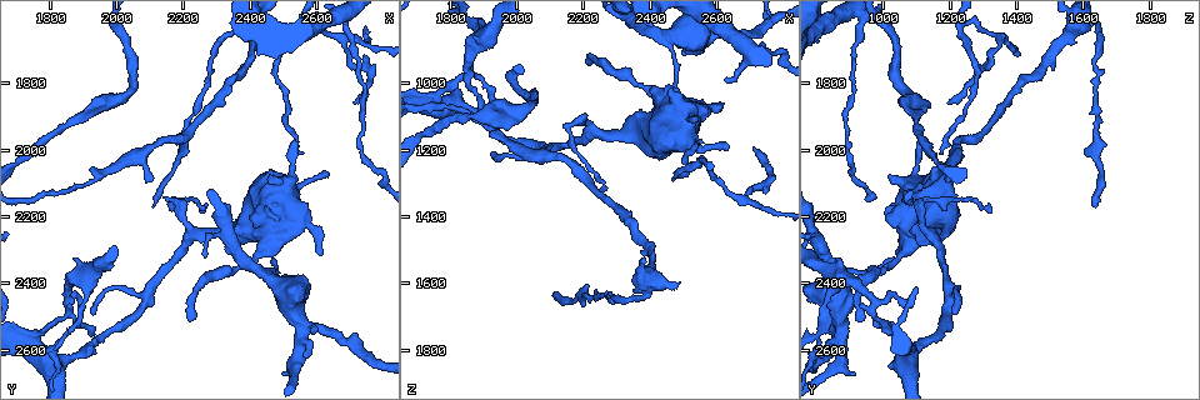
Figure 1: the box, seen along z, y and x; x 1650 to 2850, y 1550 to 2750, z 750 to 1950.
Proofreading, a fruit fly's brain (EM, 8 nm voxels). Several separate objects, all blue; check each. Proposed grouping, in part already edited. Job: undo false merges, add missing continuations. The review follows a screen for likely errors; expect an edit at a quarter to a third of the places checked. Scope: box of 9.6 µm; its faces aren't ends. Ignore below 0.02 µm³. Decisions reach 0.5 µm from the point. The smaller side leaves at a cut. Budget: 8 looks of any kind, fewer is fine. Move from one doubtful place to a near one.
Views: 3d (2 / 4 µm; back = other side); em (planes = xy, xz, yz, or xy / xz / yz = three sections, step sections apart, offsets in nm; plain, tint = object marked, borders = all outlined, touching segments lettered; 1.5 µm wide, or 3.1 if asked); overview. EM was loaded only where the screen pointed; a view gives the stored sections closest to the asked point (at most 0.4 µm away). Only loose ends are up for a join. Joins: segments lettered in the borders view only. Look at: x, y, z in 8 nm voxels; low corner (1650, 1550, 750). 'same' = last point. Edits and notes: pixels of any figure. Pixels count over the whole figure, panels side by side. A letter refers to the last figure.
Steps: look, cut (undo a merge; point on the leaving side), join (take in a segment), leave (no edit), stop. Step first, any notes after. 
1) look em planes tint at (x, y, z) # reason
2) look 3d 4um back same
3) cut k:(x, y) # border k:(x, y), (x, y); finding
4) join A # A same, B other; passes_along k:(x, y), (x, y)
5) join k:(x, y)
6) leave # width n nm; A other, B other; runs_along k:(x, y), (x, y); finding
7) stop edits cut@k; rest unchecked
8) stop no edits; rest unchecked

look 3d 2um at (2500, 2670, 910) # free end

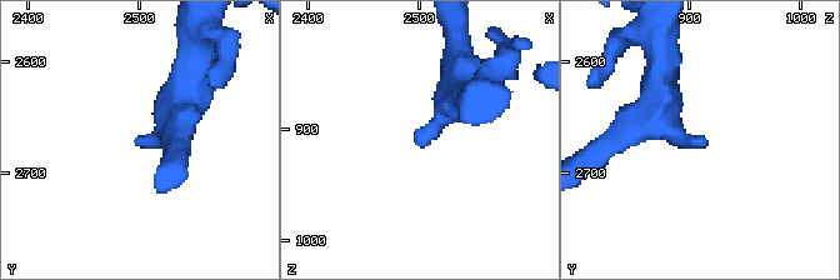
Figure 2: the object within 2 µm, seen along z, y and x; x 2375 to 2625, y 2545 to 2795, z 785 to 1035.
look em yz step 4 tint at (2498, 2676, 916)

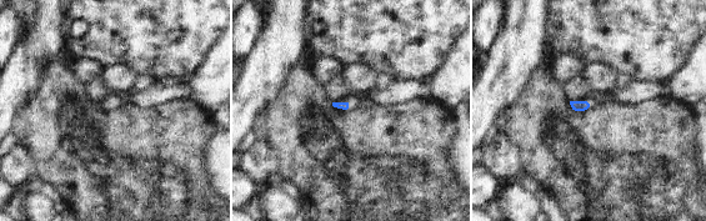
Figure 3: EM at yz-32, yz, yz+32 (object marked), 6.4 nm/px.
look em planes borders same

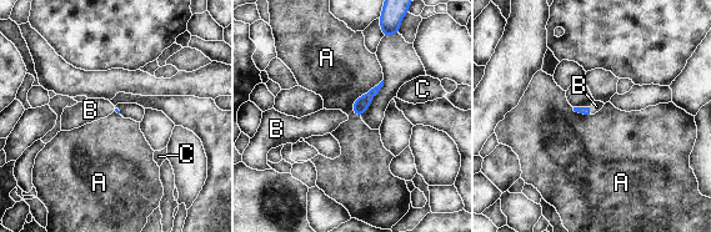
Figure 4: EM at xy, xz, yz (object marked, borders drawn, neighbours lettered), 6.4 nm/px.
join B # A other, B same, C other; the cell continues

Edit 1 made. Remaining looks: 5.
look em planes borders at (1890, 2460, 1090) # tapers out

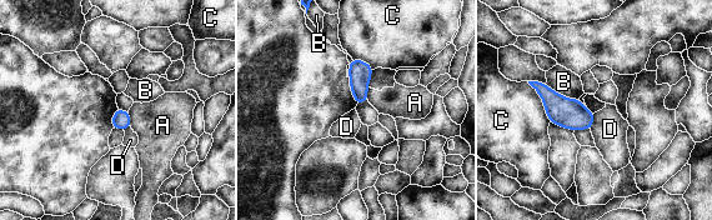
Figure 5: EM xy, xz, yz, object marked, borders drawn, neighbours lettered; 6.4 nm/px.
leave # longest_contact C 300 nm; A other, B other, C other, D other; border 5:(595, 113), (590, 129); none of them fits

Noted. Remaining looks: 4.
look em planes borders at (2360, 2350, 1010) # sudden change in width

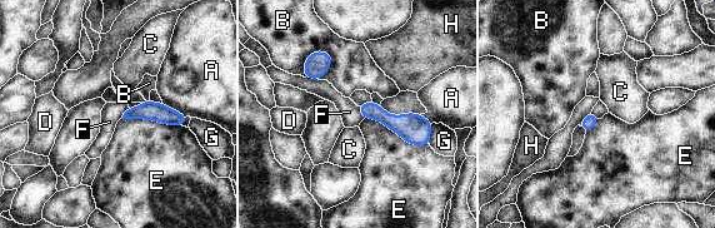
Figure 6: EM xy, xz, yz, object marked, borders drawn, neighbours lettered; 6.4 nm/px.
leave # longest_contact E 460 nm; A other, B other, C other, D other, E other, F other, G other, H other; border 6:(305, 77), (318, 80); all the same cell

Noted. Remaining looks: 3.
look 3d 4um at (2680, 1630, 940)

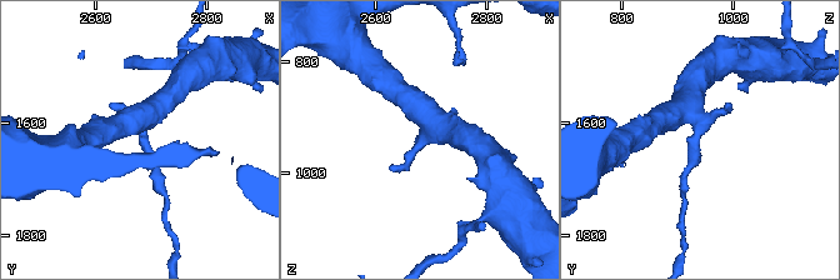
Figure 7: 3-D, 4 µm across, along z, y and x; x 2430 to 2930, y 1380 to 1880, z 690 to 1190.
look em planes tint at (2685, 1625, 935) # need the tissue

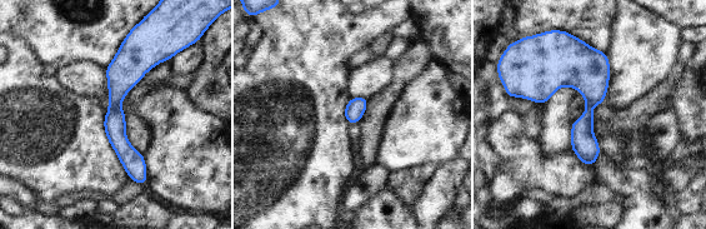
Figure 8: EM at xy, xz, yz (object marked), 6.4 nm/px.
look em planes borders same # see the neighbours

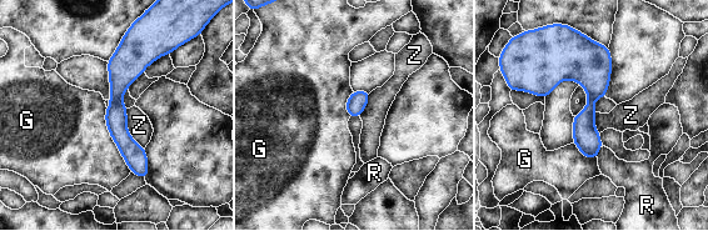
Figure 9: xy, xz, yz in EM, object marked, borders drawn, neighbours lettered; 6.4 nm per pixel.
leave # G other, R other, Z other; runs_along 9:(126, 38), (116, 126), (143, 174); all the same cell

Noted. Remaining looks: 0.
stop edits join@4; rest unchecked

